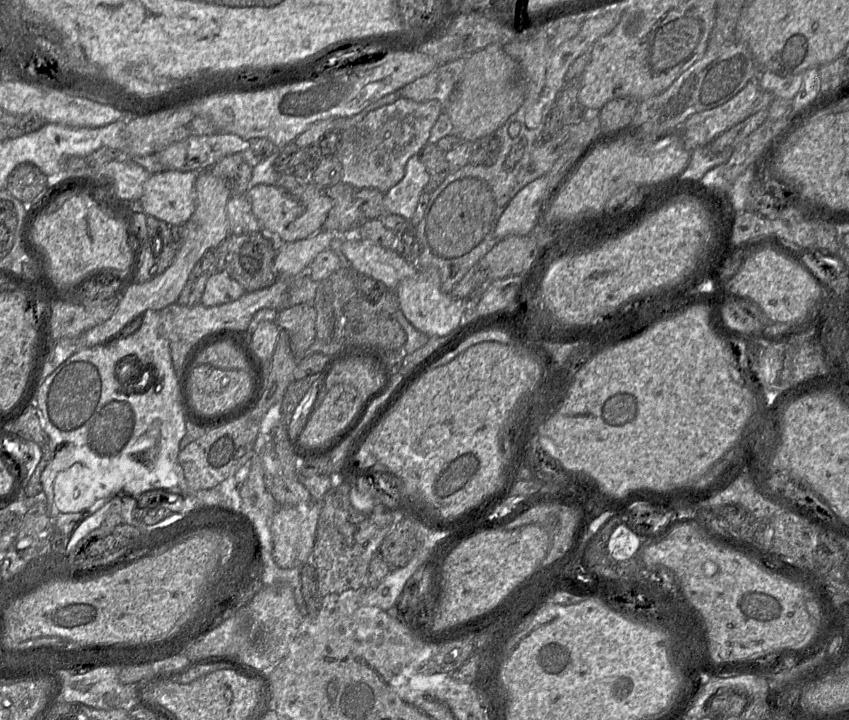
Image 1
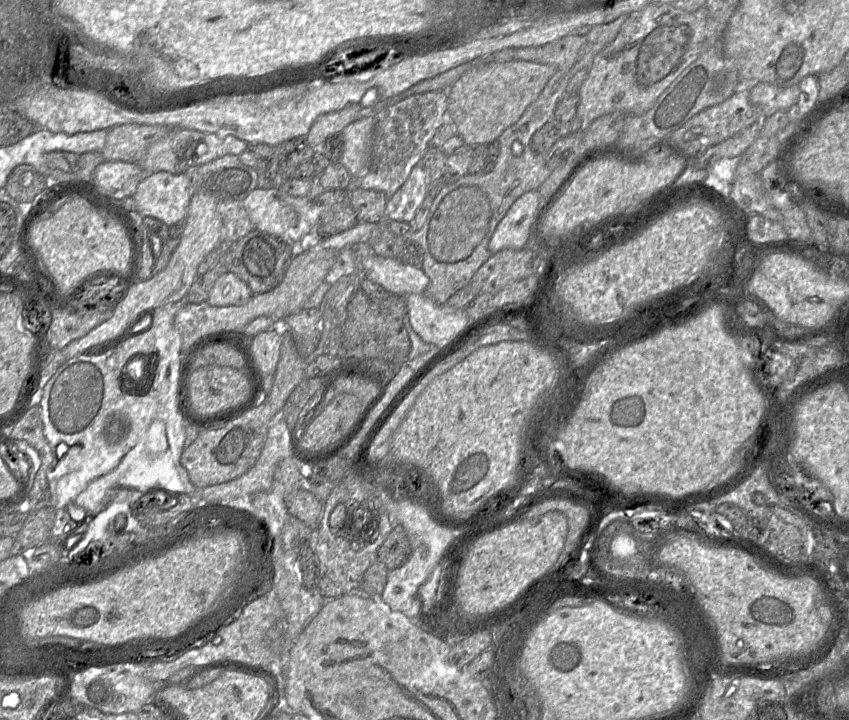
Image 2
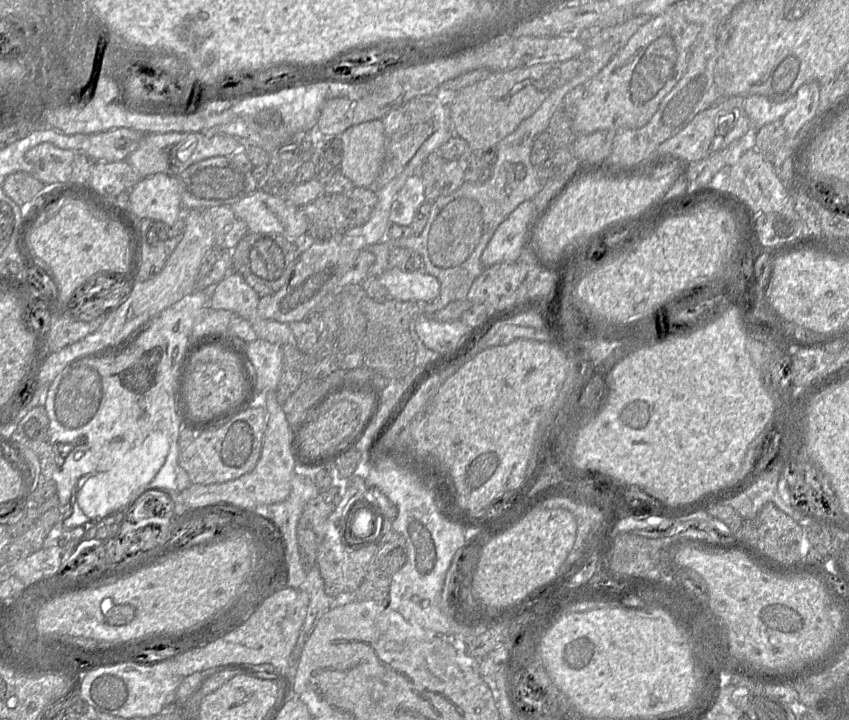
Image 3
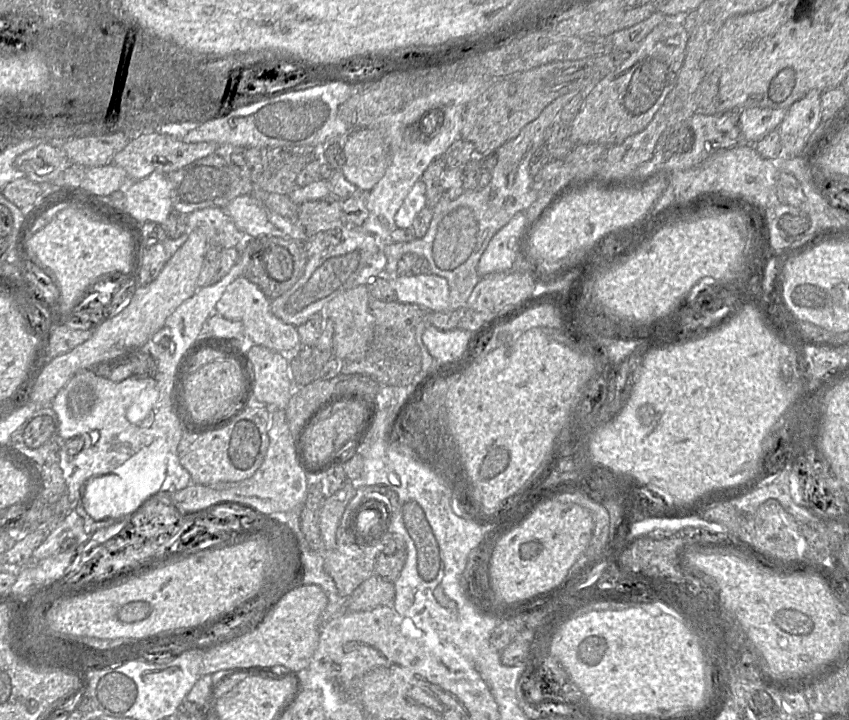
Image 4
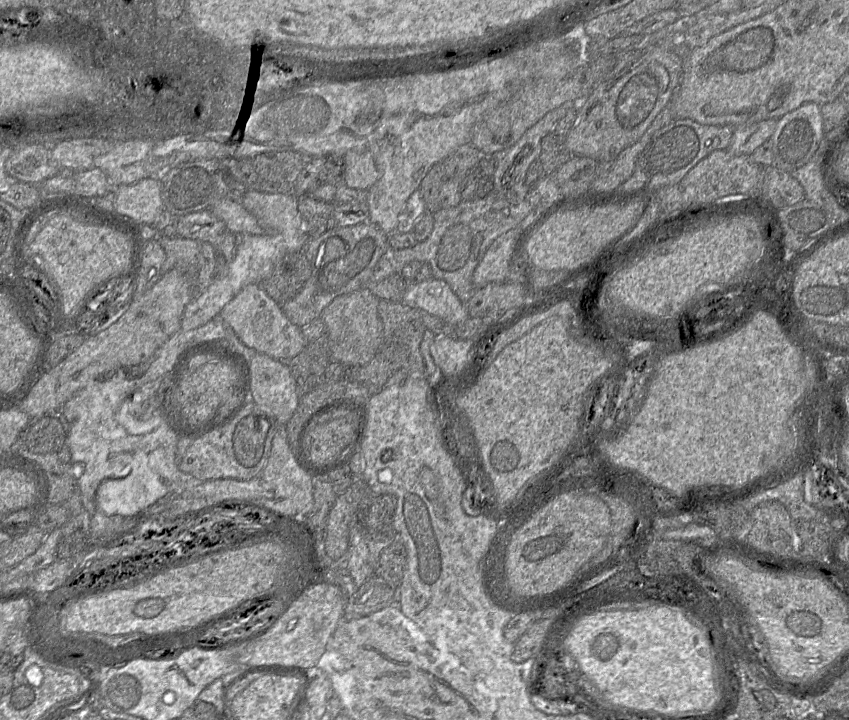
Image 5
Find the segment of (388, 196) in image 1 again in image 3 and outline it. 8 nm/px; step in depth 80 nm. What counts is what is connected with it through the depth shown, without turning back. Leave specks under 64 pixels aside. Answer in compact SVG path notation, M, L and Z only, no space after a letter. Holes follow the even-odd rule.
M417 173L408 178L397 194L390 210L390 221L403 226L410 226L417 209L426 201L425 187Z

